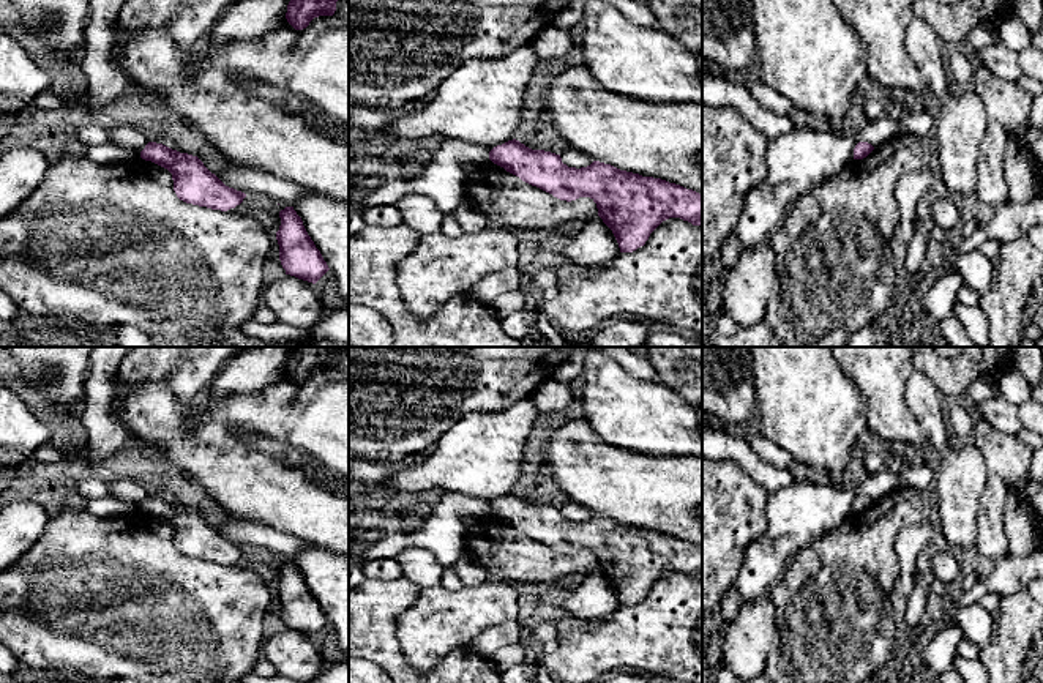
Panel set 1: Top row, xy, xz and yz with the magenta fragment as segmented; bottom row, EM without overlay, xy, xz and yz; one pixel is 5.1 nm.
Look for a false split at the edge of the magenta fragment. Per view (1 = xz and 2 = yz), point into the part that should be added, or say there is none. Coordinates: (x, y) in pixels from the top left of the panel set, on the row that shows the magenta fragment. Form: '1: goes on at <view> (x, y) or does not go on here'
1: does not go on here
2: does not go on here

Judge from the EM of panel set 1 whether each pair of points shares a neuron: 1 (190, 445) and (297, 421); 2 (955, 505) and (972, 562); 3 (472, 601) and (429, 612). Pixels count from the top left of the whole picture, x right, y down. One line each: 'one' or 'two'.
1: one
2: two
3: one

